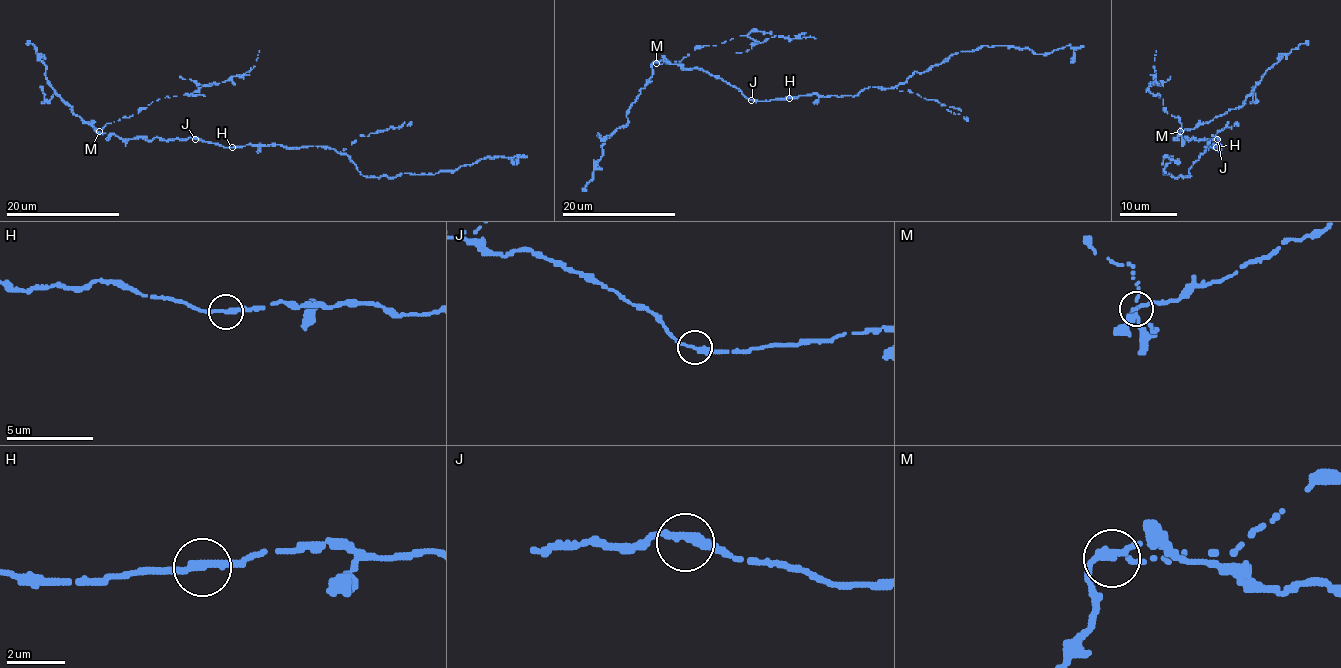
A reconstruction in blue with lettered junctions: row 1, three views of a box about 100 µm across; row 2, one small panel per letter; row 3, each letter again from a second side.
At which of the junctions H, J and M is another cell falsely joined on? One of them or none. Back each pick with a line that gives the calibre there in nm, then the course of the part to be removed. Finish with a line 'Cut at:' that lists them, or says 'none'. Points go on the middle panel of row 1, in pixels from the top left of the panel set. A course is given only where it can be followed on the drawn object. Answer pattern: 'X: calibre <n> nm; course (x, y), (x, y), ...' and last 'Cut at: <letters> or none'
M: calibre 280 nm; course (656, 63), (680, 61), (696, 48), (716, 45), (754, 31), (790, 38), (816, 38)
Cut at: M

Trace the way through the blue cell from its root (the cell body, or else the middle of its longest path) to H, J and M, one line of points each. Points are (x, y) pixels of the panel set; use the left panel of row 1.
H: (219, 146), (232, 147)
J: (219, 146), (195, 139)
M: (219, 146), (192, 137), (121, 139), (100, 132)

